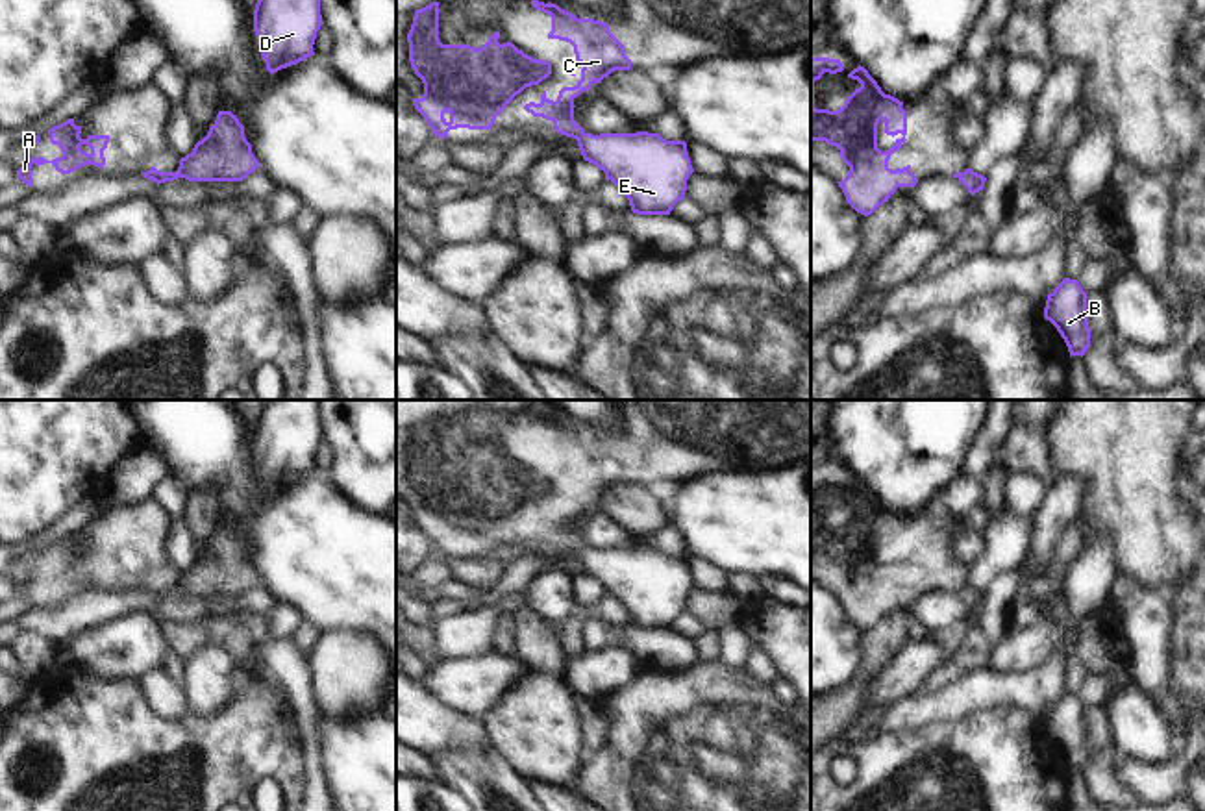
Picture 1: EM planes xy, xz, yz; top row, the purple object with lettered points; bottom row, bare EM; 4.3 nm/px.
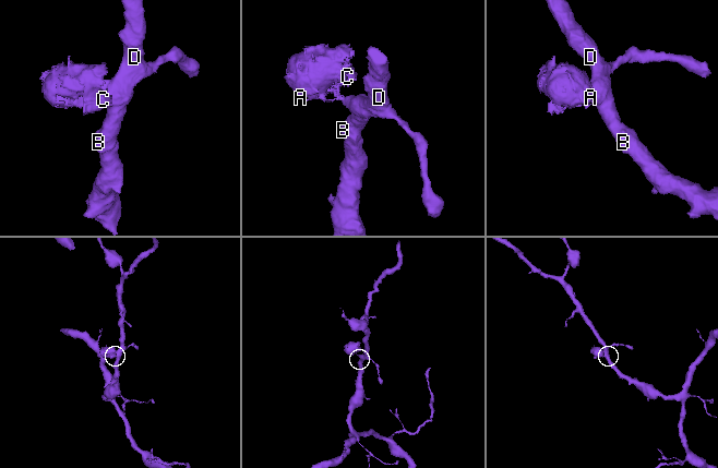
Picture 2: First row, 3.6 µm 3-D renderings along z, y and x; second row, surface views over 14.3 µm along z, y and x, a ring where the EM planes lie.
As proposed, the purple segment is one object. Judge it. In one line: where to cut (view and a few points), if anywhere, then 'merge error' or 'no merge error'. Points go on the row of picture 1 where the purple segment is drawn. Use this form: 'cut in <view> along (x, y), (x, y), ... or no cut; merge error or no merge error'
cut in xy along (174, 173), (167, 180); merge error

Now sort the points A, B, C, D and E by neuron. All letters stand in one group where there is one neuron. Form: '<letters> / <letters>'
A C / B D E

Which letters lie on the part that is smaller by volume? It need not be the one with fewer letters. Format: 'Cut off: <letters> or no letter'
Cut off: A, C

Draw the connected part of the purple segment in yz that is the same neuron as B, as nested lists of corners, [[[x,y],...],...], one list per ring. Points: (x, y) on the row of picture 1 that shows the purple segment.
[[[1064,278],[1050,294],[1044,307],[1050,320],[1064,339],[1070,357],[1085,356],[1090,346],[1087,293],[1077,280]]]

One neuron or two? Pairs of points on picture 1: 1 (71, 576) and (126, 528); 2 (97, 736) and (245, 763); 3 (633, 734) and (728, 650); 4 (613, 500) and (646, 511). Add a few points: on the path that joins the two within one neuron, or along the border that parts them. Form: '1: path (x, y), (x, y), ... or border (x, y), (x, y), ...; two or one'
1: path (84, 563), (95, 560), (113, 541); one
2: path (134, 745), (197, 745), (208, 754); one
3: border (717, 660), (743, 671); two
4: path (621, 504), (639, 511); one

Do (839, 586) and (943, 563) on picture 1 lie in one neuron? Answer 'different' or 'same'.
same

